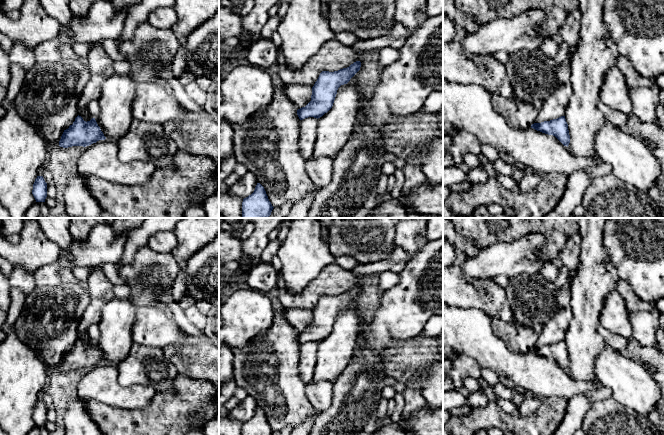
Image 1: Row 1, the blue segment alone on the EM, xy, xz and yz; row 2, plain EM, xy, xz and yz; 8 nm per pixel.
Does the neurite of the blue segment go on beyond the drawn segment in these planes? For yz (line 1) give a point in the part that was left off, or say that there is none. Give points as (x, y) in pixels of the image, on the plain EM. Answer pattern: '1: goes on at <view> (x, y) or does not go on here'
1: does not go on here

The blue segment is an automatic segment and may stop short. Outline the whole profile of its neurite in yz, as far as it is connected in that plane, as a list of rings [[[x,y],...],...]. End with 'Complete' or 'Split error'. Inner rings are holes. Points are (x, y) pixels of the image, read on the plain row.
[[[561,340],[550,345],[534,347],[531,349],[531,352],[542,357],[555,360],[564,370],[568,371],[570,367],[568,348],[565,340]]]. Complete

